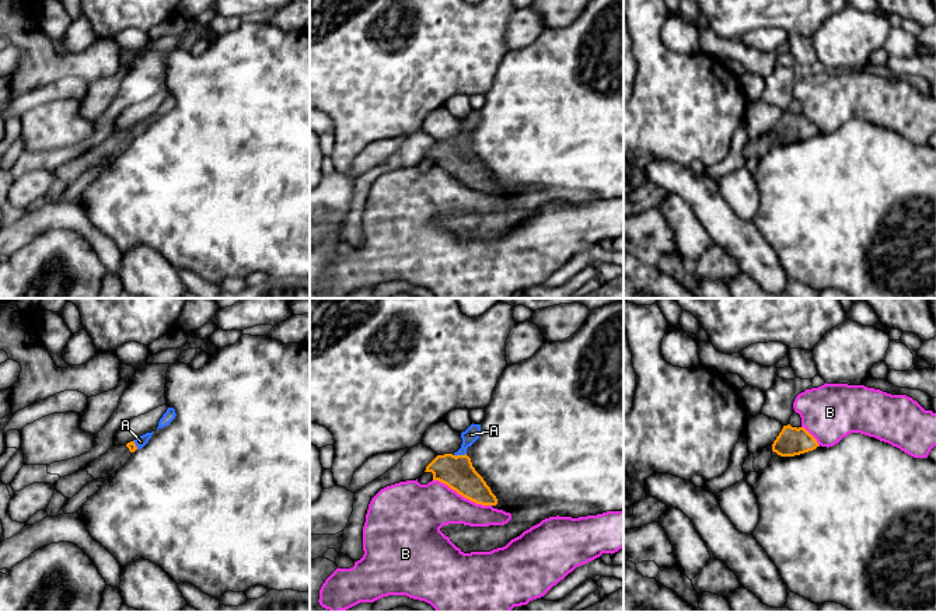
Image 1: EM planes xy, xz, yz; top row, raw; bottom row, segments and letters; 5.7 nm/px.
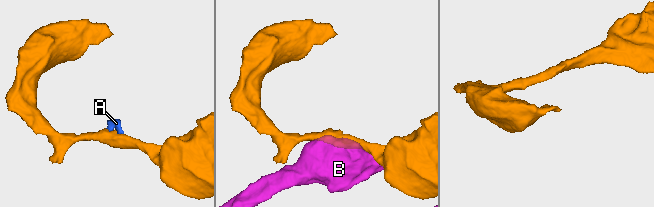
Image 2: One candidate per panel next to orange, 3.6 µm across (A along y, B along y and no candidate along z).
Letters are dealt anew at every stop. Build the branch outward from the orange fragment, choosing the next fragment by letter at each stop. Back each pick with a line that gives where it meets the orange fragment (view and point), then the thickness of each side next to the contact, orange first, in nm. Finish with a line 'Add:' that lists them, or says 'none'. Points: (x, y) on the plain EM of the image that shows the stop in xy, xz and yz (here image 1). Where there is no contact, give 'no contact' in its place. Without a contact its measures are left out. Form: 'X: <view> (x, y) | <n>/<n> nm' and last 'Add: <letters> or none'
A: xz (460, 142) | 190/90 nm
Add: A

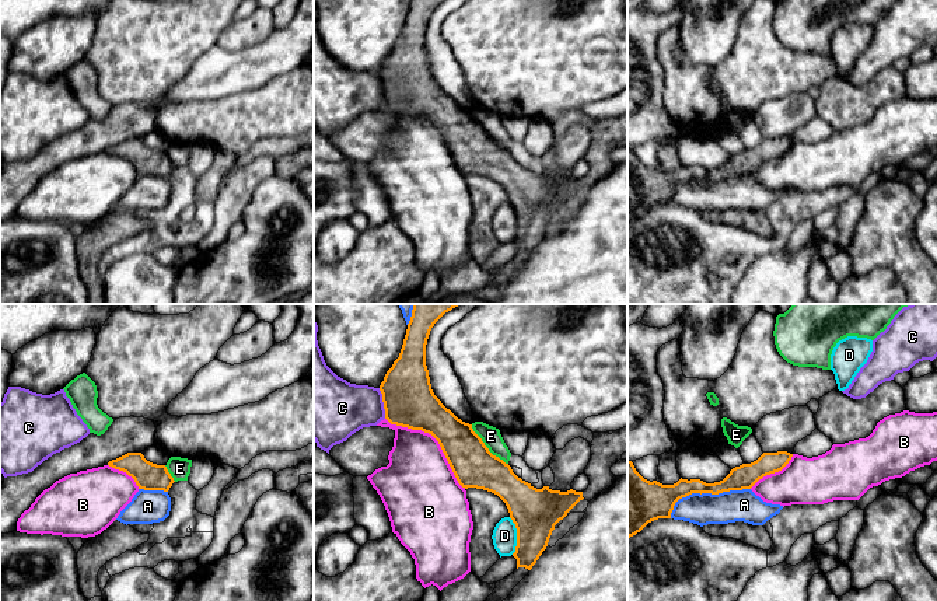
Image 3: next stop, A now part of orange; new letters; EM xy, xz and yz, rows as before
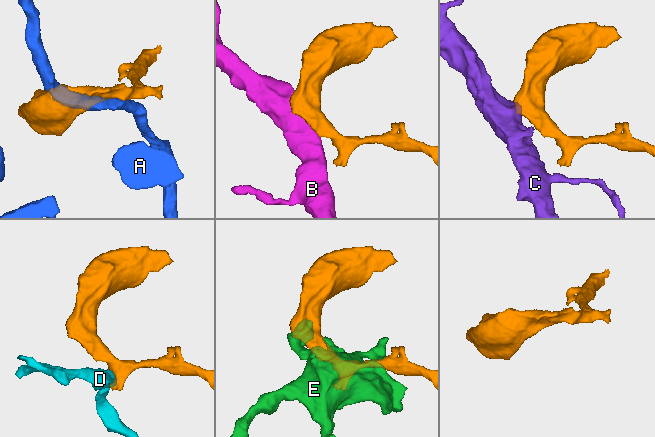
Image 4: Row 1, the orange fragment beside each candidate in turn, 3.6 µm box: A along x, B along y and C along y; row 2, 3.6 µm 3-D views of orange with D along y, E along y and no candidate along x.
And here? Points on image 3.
Add: none

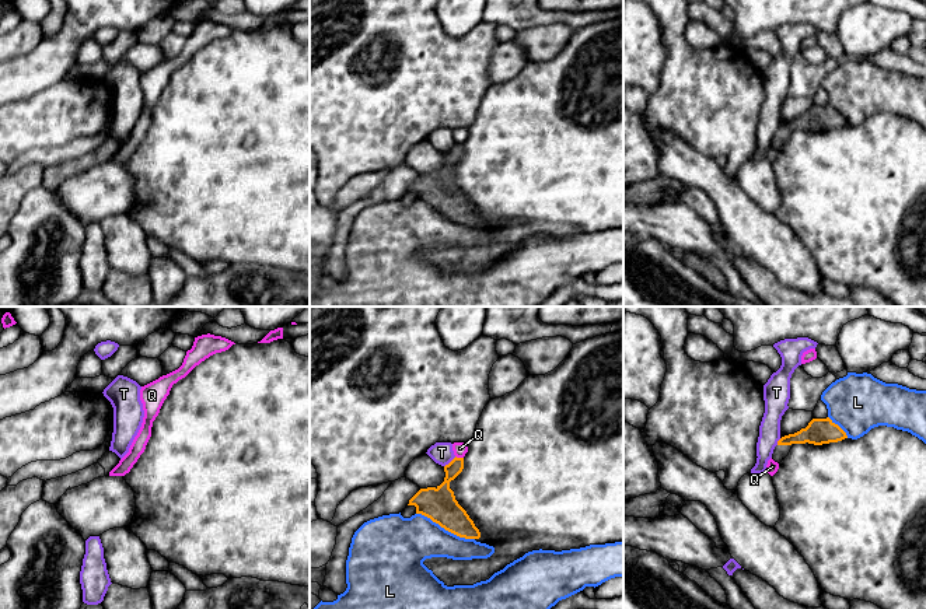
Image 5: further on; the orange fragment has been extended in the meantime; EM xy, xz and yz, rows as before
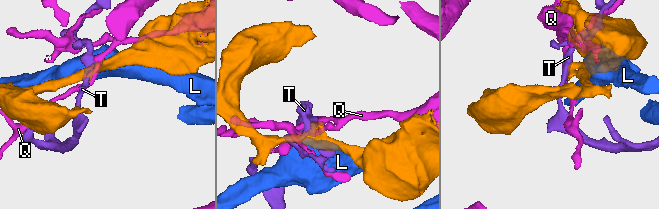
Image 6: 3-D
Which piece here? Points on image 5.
Add: none

